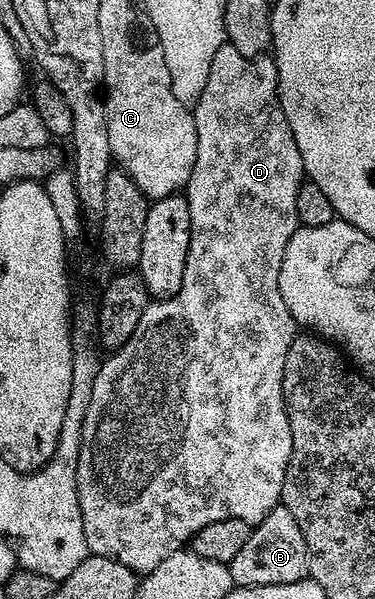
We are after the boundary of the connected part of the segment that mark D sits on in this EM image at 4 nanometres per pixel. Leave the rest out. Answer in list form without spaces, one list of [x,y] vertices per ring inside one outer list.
[[[230,45],[223,46],[219,53],[211,61],[211,73],[207,77],[207,85],[203,85],[203,93],[199,93],[199,101],[192,104],[193,120],[195,121],[195,133],[197,134],[197,152],[195,153],[195,169],[191,169],[189,184],[184,187],[183,194],[187,205],[191,209],[191,241],[187,249],[187,269],[183,269],[183,285],[179,285],[179,293],[175,293],[169,299],[158,299],[150,302],[147,309],[143,309],[143,317],[139,317],[139,325],[135,325],[135,333],[127,337],[127,341],[115,352],[112,352],[101,364],[99,373],[93,382],[91,389],[91,405],[87,405],[87,417],[83,417],[83,445],[79,449],[79,469],[77,470],[77,492],[79,493],[79,509],[83,513],[83,537],[87,537],[90,555],[107,557],[111,561],[119,561],[119,565],[127,565],[127,569],[138,573],[154,571],[159,561],[167,561],[176,551],[182,550],[193,538],[199,529],[212,525],[215,521],[227,521],[228,519],[242,519],[251,525],[263,521],[267,513],[271,513],[273,507],[281,501],[283,489],[283,477],[287,473],[287,465],[291,457],[291,425],[285,412],[285,394],[283,393],[283,365],[287,361],[287,349],[291,349],[291,341],[298,334],[297,323],[291,317],[286,303],[283,302],[283,293],[279,293],[279,269],[283,265],[283,253],[287,249],[287,241],[297,232],[298,222],[295,213],[295,197],[299,197],[301,184],[306,182],[307,176],[303,157],[299,153],[299,145],[295,145],[295,137],[291,133],[291,125],[287,125],[287,117],[283,117],[281,102],[277,96],[277,64],[268,54],[259,54],[254,57],[244,56],[238,49]]]

